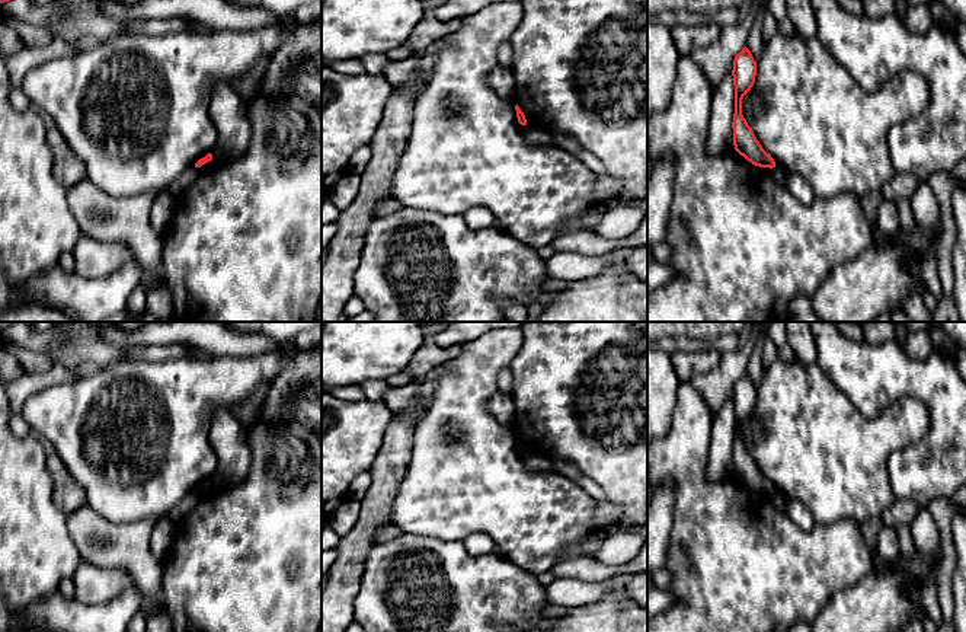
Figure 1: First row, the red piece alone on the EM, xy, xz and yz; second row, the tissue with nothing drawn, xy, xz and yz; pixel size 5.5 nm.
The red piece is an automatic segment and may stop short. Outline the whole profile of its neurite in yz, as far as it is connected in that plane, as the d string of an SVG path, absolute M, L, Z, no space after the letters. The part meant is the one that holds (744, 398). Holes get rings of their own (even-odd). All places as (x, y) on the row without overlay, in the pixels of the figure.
M745 373L733 386L735 440L733 440L733 472L748 488L759 494L775 494L775 488L757 466L752 454L742 441L742 425L751 416L757 402L757 387Z

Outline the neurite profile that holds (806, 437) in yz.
M777 358L764 368L757 387L755 409L742 425L742 441L762 475L774 485L775 492L802 502L816 523L853 520L861 524L882 516L896 501L887 478L887 457L896 450L919 443L928 428L928 408L917 398L902 396L879 416L869 419L834 386L818 364L803 366L799 361L789 363Z

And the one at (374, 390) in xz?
M367 380L359 384L365 398L374 402L380 402L384 398L384 393L390 387L386 380Z

